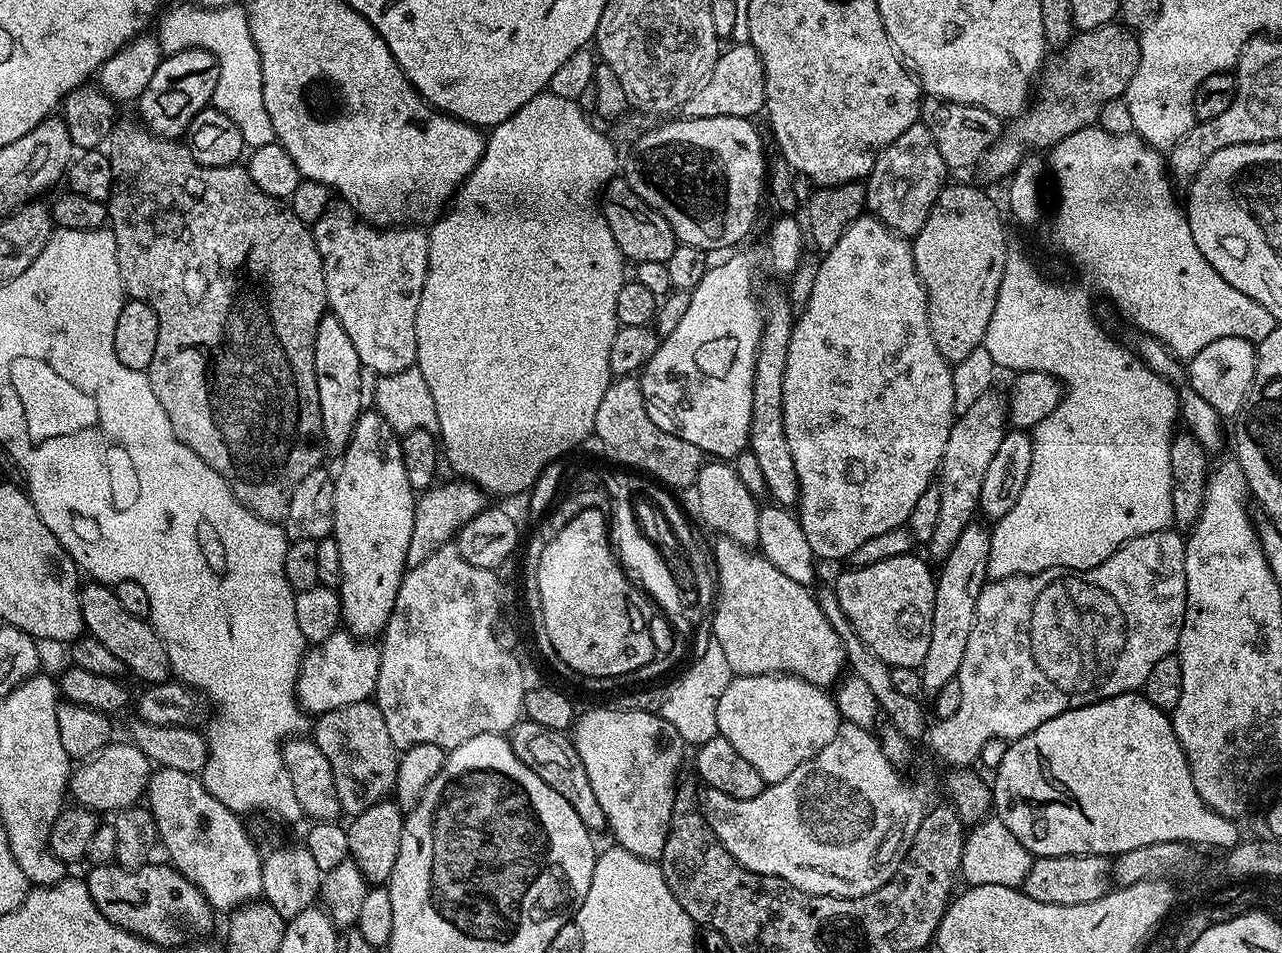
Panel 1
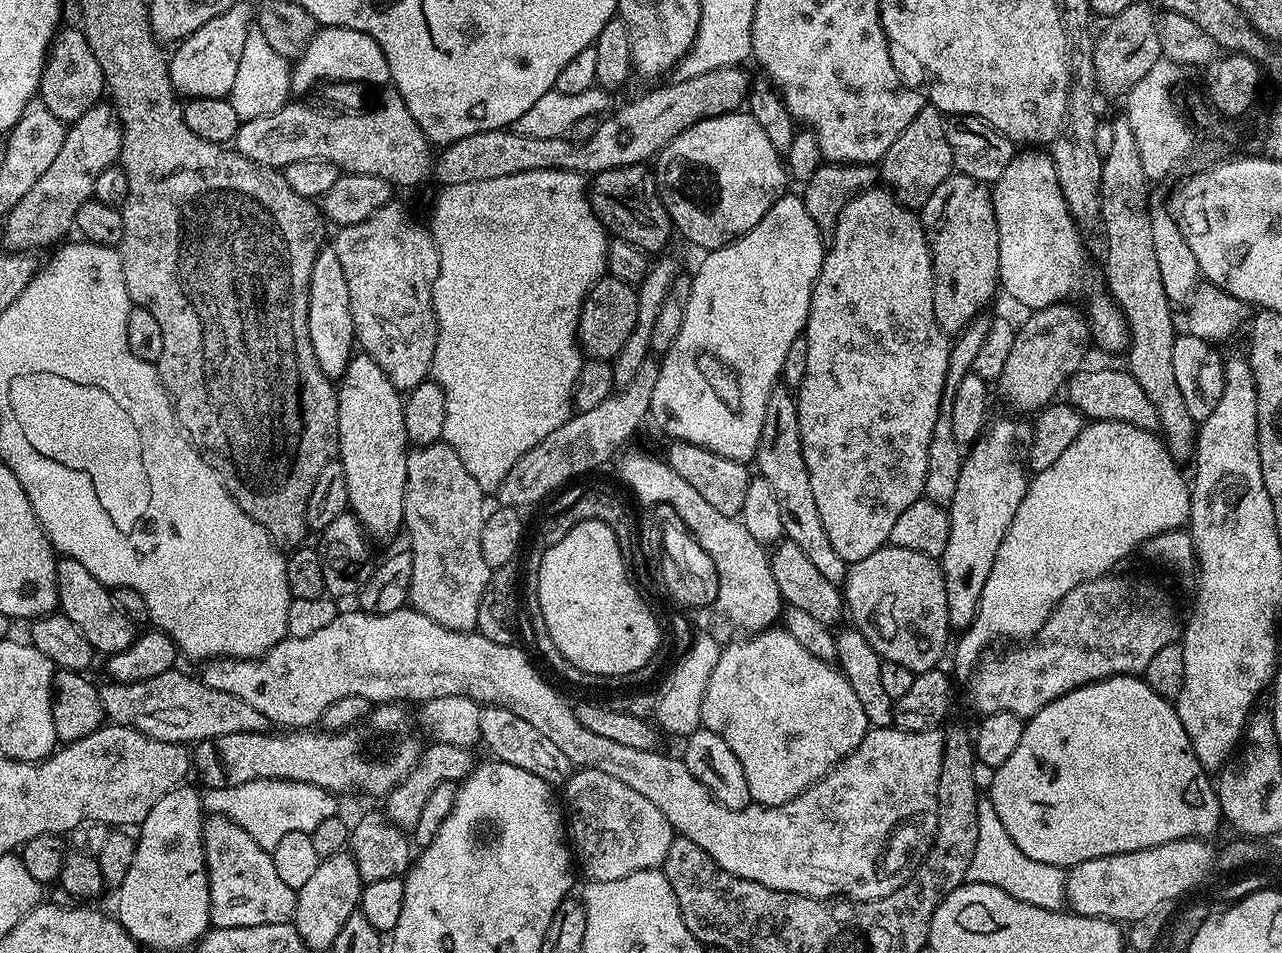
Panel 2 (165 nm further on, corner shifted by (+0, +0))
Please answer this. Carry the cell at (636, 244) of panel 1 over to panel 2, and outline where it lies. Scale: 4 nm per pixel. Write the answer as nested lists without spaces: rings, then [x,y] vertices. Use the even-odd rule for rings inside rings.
[[[644,164],[618,166],[614,170],[602,170],[591,177],[588,201],[605,232],[617,240],[638,246],[646,253],[663,253],[667,249],[664,247],[667,246],[668,239],[674,236],[672,220],[668,217],[666,206],[662,206],[656,189],[653,169]]]

